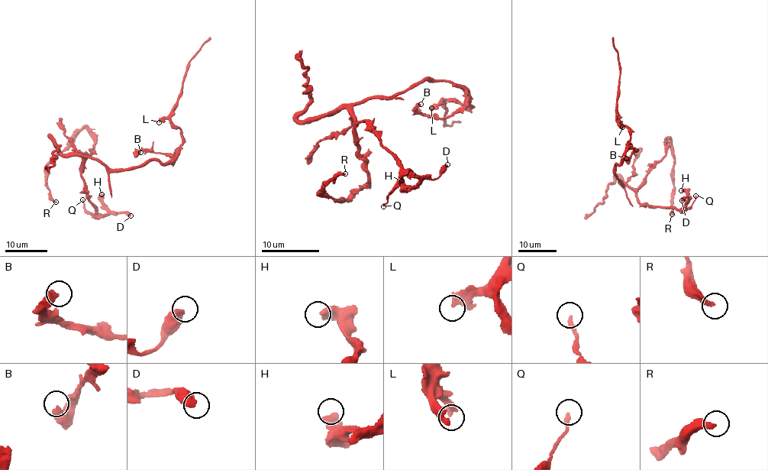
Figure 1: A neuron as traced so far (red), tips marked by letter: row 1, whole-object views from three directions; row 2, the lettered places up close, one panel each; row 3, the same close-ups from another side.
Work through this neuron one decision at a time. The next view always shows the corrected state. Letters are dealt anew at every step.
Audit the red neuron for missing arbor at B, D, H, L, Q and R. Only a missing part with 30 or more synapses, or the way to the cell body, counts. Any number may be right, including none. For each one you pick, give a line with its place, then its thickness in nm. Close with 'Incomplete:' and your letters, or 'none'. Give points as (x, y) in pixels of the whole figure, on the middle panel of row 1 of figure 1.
Incomplete: none

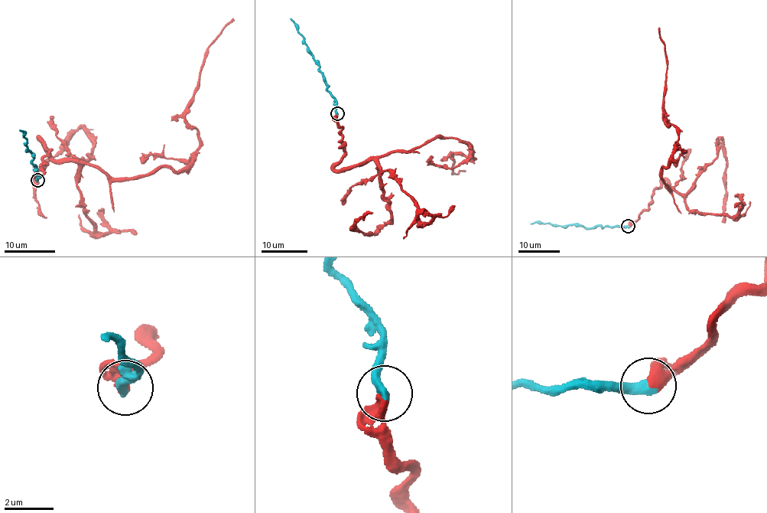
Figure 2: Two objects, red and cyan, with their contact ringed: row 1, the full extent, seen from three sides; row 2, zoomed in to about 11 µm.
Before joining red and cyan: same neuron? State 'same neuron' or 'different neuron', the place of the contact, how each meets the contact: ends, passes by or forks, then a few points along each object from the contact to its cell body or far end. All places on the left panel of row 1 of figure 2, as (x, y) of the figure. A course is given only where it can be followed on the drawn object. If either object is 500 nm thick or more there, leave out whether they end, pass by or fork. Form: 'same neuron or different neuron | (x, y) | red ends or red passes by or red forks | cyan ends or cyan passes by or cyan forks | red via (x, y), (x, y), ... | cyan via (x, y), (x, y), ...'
same neuron | (37, 180) | red ends | cyan ends | red via (38, 180), (50, 150), (40, 139), (55, 159), (115, 178), (180, 171), (199, 138), (185, 108), (233, 17) | cyan via (38, 180), (41, 174), (34, 170), (36, 165), (27, 148), (27, 142), (24, 137), (25, 135), (19, 129)

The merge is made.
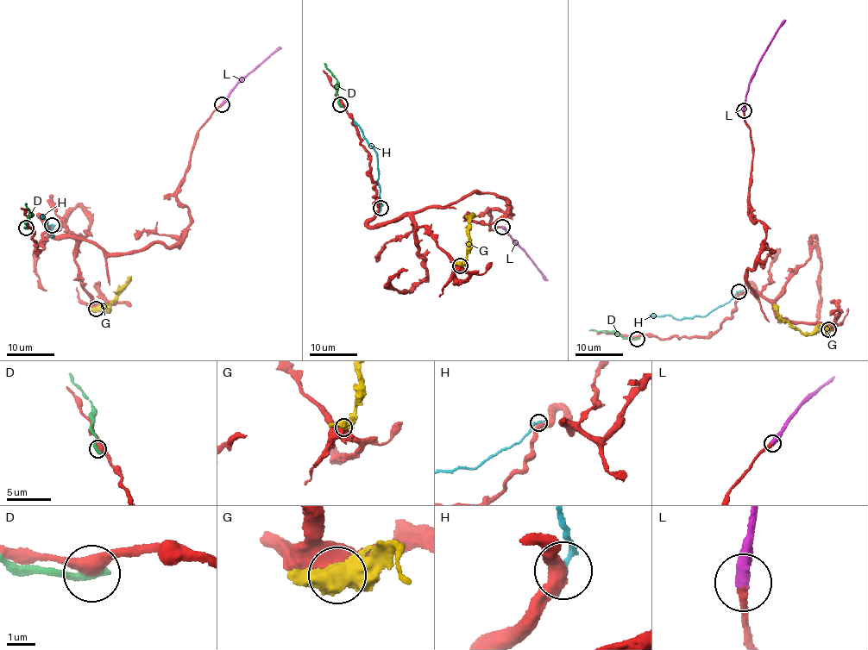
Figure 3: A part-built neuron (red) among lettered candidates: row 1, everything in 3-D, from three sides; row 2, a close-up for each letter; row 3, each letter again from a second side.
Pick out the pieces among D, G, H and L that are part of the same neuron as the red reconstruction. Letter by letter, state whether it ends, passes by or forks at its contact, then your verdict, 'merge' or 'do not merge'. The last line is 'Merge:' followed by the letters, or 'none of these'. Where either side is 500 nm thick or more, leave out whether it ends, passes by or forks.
D: it ends there; do not merge
G: do not merge
H: it ends there; do not merge
L: it ends there; merge
Merge: L

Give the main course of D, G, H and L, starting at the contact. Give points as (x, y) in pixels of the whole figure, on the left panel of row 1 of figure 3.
D: (25, 228), (32, 215), (25, 203)
G: (96, 309), (105, 304), (108, 310), (131, 277)
H: (52, 225), (51, 237), (53, 234), (48, 232), (47, 221), (41, 215)
L: (222, 103), (232, 88), (281, 48)

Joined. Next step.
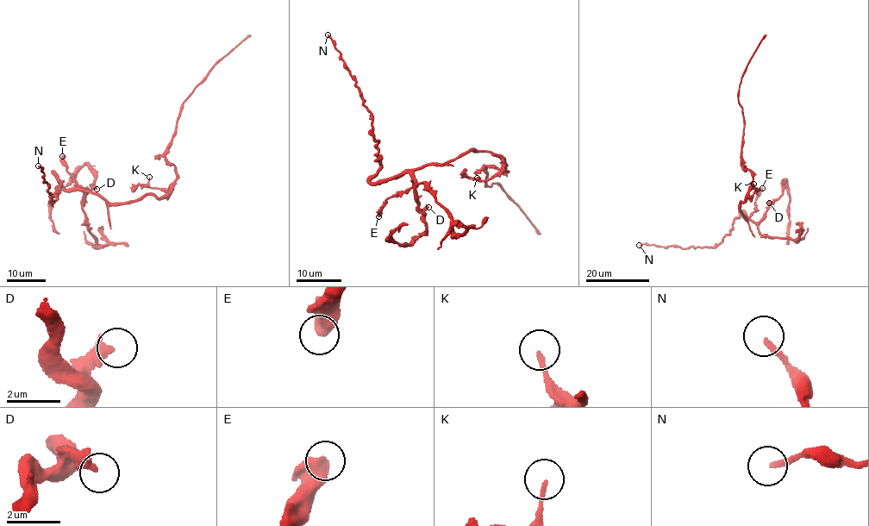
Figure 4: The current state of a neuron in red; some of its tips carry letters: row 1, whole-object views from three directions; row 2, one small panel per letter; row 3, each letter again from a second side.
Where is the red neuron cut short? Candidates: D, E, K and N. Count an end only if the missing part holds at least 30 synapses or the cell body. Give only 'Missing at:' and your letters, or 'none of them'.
Missing at: none of them

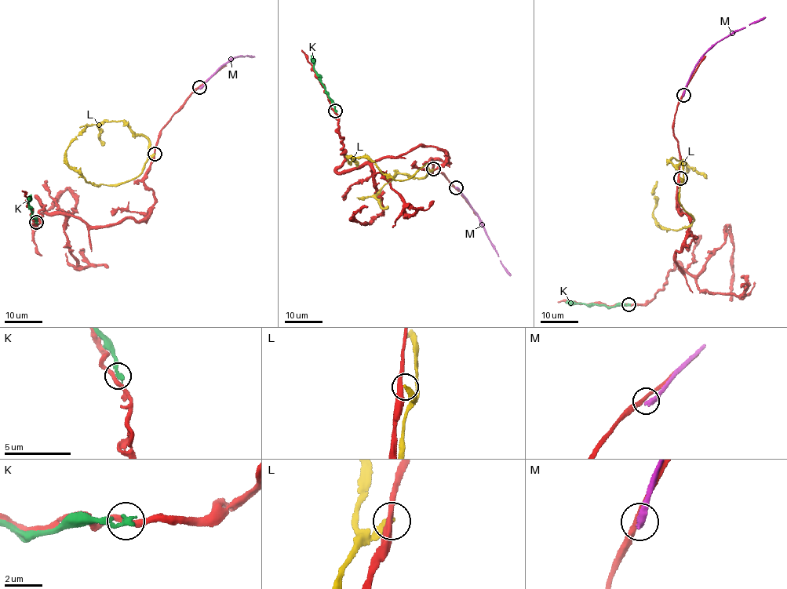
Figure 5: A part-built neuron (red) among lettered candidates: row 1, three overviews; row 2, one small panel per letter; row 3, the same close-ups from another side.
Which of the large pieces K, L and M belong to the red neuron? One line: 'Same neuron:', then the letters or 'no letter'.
Same neuron: no letter

